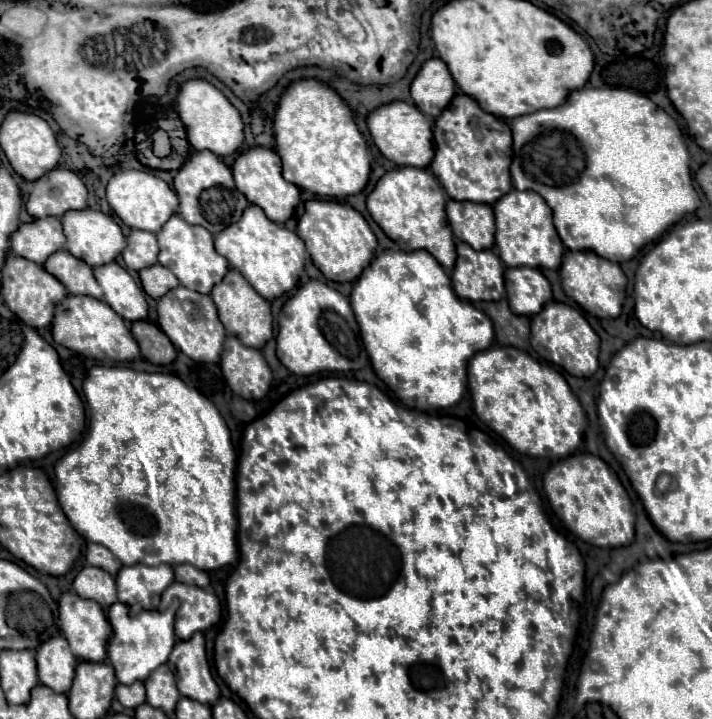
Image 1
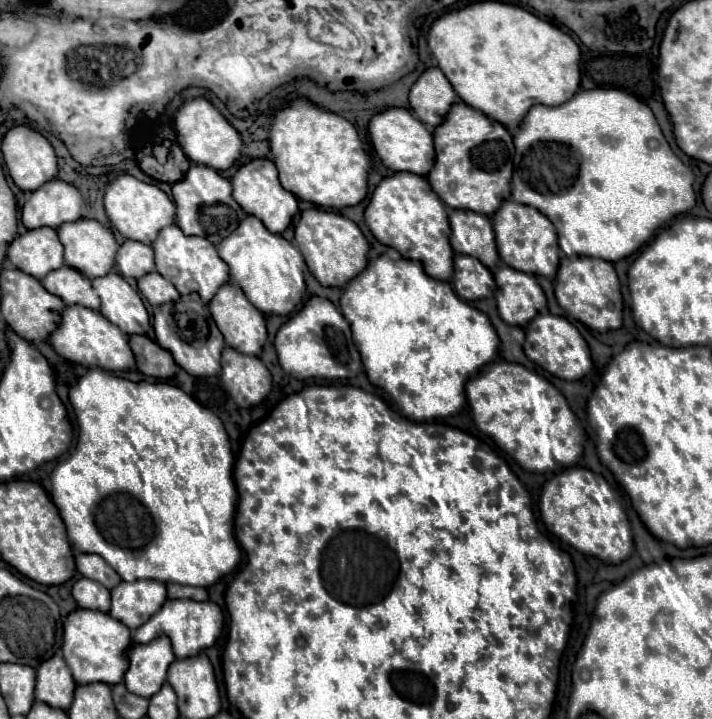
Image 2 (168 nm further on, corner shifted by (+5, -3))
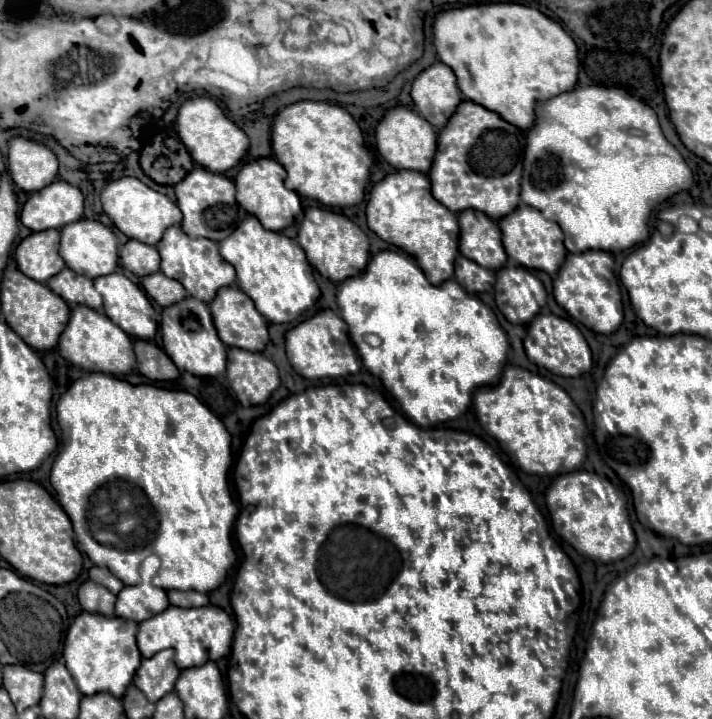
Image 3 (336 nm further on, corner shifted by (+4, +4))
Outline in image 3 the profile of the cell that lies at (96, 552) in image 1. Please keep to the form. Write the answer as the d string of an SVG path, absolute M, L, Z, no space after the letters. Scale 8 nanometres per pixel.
M93 566L93 568L89 570L89 578L91 578L93 582L105 586L105 588L111 590L113 594L119 594L121 588L125 586L125 584L123 584L119 578L115 578L107 568L97 568L97 566Z

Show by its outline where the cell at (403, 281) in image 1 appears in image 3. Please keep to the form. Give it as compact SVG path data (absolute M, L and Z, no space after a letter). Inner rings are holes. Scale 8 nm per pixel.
M391 250L379 252L369 260L369 270L365 268L359 276L339 284L337 304L363 366L383 380L405 416L417 426L435 426L459 418L471 406L477 386L493 386L501 378L509 340L497 316L481 300L471 298L455 280L439 286L427 282L413 258ZM371 336L377 336L377 342L369 342Z

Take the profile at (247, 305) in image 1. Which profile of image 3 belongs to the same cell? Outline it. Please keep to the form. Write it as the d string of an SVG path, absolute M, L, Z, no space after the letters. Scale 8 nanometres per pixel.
M225 286L217 292L209 308L213 314L213 324L217 326L217 336L221 338L221 342L225 342L225 346L243 348L249 352L263 352L269 342L267 320L257 312L253 300L245 292L241 292L237 286Z

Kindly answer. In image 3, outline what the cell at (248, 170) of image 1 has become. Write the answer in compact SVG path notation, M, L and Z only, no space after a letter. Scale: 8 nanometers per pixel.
M259 158L259 160L245 164L235 178L237 204L241 208L245 208L249 214L257 216L259 222L265 226L265 230L281 232L287 226L291 226L295 216L301 212L299 196L295 192L287 190L283 180L285 180L285 170L275 158Z

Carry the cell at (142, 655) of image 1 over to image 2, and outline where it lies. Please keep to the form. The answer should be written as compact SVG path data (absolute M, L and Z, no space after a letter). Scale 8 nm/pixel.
M156 637L148 645L132 643L126 651L128 669L124 673L124 685L130 693L140 697L152 697L166 681L168 665L176 659L168 637Z

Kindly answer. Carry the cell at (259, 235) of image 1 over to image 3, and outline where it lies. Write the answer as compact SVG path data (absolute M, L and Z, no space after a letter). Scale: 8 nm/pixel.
M247 216L233 234L229 234L219 244L219 254L223 260L235 266L237 270L237 286L253 298L261 316L271 324L289 324L303 316L307 310L315 306L321 292L313 278L313 268L305 258L301 246L287 238L281 232L265 230L255 216Z

